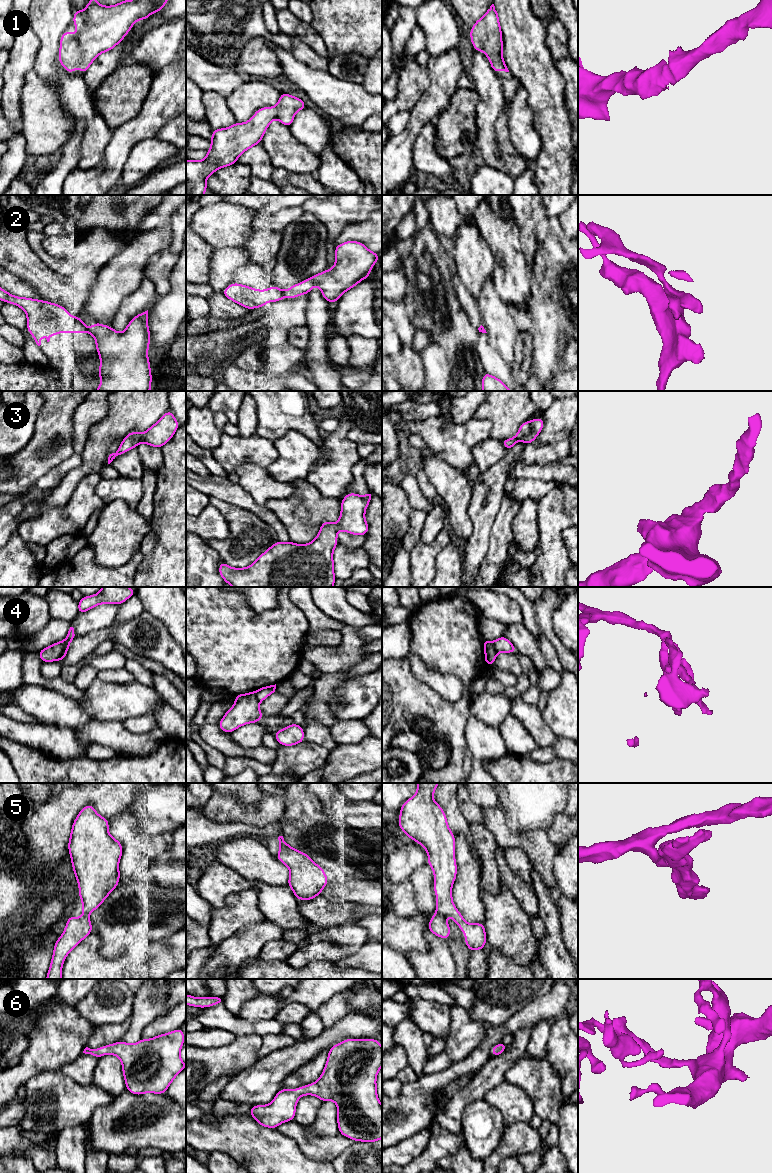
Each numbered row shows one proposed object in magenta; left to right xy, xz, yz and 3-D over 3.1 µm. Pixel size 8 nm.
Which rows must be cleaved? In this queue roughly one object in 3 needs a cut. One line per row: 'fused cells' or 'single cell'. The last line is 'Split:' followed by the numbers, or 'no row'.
1: single cell
2: fused cells
3: single cell
4: fused cells
5: single cell
6: single cell
Split: 2, 4

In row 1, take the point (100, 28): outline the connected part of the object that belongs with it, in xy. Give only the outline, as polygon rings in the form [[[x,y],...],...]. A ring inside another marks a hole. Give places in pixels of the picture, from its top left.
[[[90,0],[84,10],[74,11],[73,23],[77,35],[65,31],[60,38],[58,60],[68,73],[78,66],[85,73],[92,62],[103,52],[118,45],[132,29],[137,20],[147,19],[151,14],[162,11],[168,0],[124,0],[116,5],[103,6],[97,0]]]

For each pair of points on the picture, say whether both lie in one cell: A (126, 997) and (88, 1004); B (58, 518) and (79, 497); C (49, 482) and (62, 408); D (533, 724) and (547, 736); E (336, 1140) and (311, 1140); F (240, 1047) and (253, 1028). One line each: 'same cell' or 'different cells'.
A: same cell
B: same cell
C: different cells
D: same cell
E: same cell
F: different cells

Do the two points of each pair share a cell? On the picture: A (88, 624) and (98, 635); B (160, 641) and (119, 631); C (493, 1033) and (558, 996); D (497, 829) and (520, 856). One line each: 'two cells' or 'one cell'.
A: two cells
B: one cell
C: one cell
D: two cells

